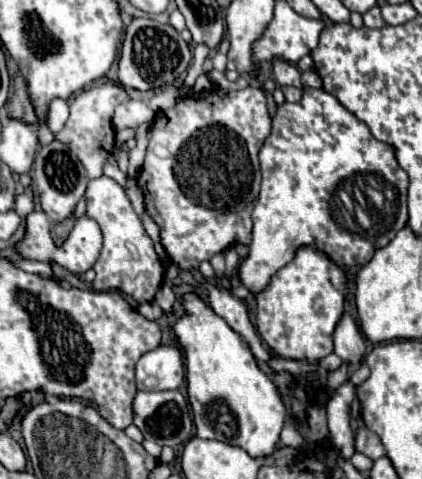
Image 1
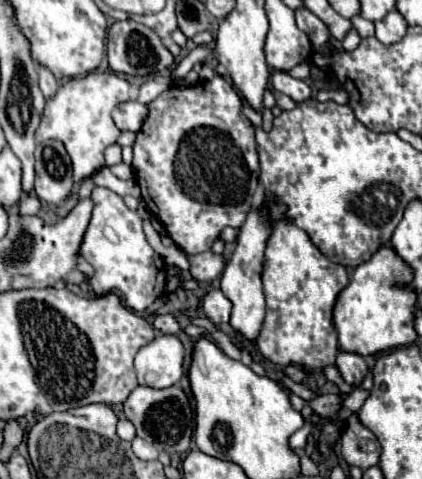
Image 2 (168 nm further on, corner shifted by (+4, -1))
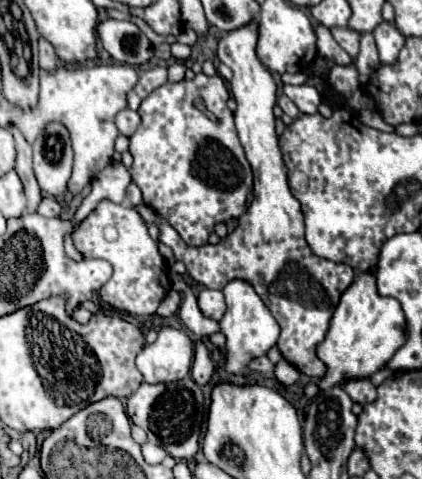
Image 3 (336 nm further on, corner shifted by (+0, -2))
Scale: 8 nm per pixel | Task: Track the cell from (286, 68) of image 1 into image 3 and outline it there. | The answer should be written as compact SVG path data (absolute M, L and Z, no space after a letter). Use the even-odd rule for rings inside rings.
M286 85L284 93L296 103L296 107L306 113L306 115L314 115L318 113L318 105L320 105L320 93L310 87L310 85Z

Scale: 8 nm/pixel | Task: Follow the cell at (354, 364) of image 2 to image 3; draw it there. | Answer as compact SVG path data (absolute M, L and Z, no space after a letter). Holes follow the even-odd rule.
M368 379L346 381L342 387L350 395L350 399L358 405L366 405L366 403L372 403L376 399L376 387Z

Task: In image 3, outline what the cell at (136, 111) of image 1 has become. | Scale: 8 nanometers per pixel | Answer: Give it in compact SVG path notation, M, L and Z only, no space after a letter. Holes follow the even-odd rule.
M124 109L116 115L116 127L122 135L130 137L140 125L140 119L138 119L138 113L136 111L130 111L130 109Z

